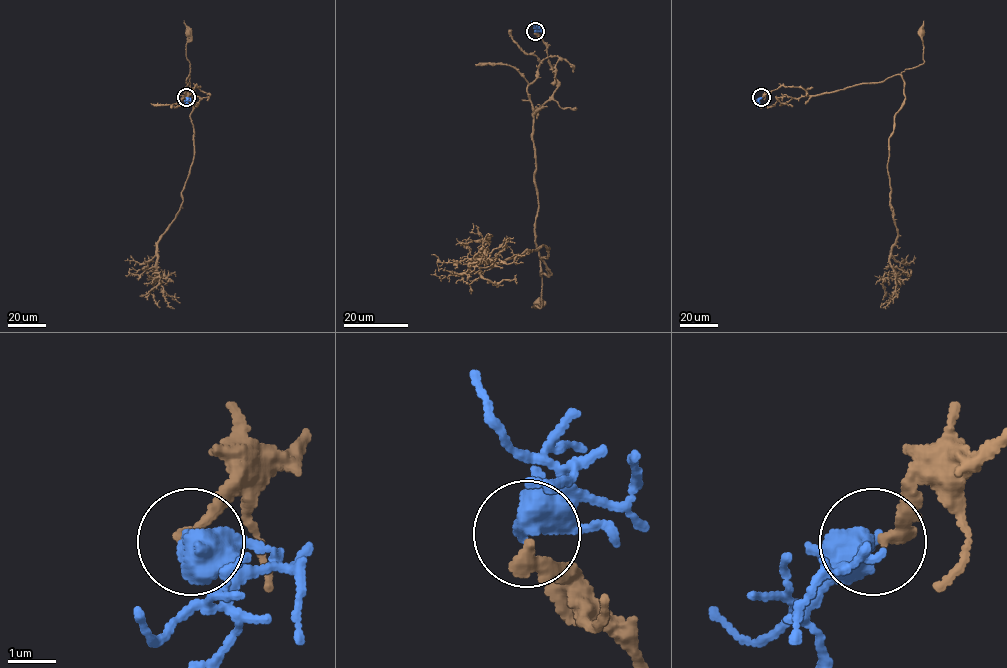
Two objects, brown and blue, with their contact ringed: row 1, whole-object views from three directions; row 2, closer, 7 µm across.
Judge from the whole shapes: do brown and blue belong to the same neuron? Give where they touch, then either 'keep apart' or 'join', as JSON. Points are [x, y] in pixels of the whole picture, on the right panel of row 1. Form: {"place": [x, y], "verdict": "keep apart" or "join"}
{"place": [761, 97], "verdict": "keep apart"}

